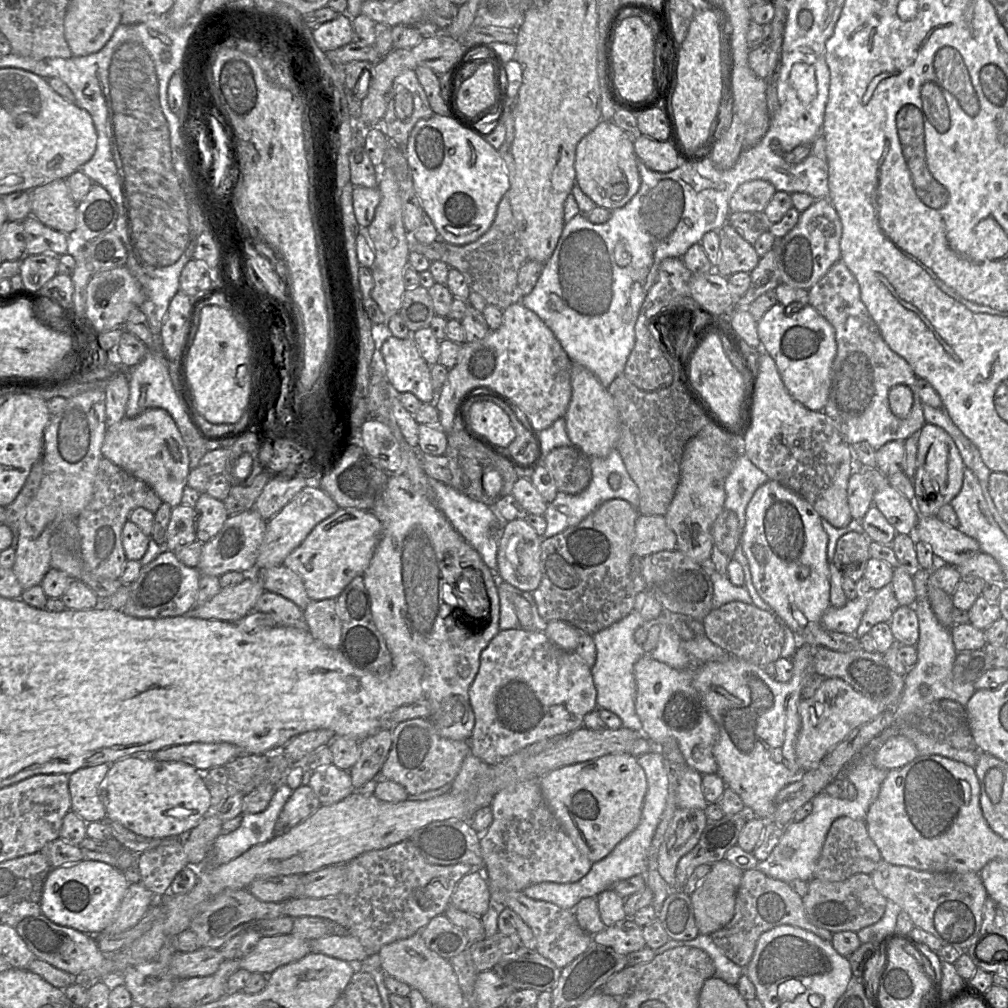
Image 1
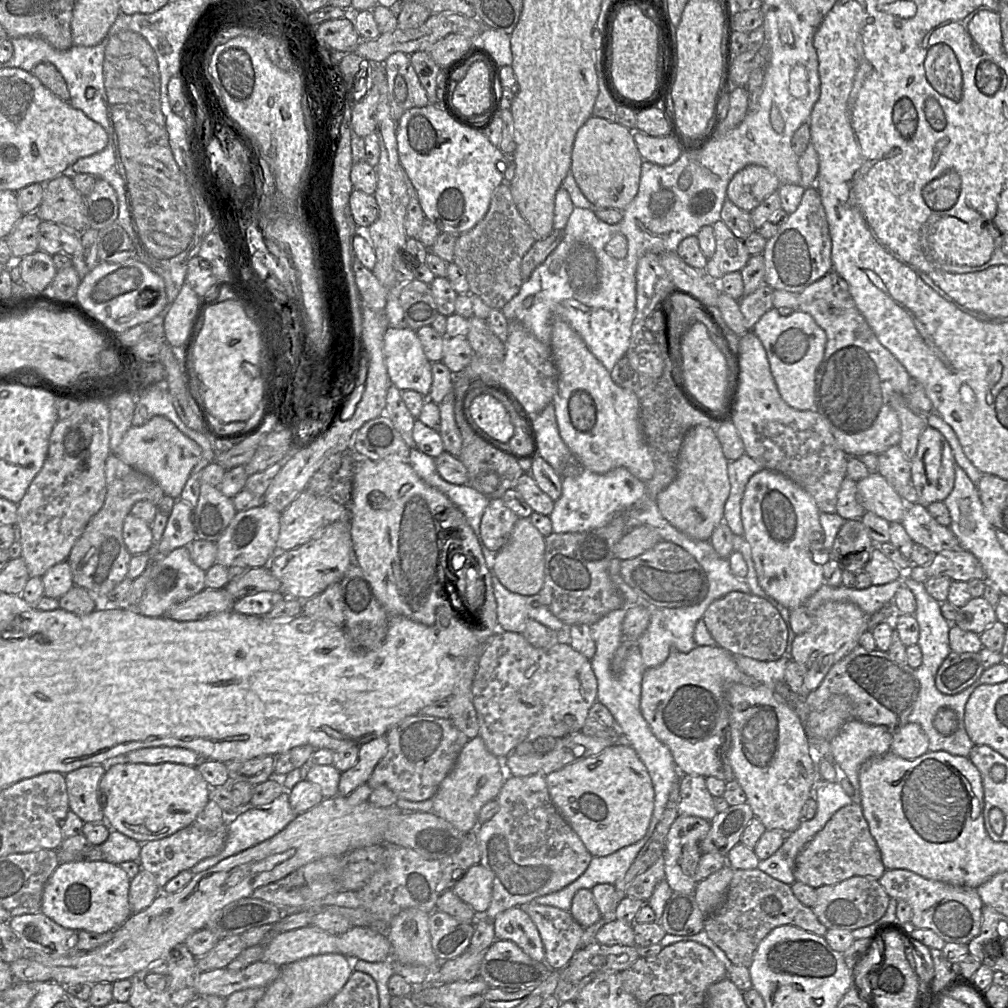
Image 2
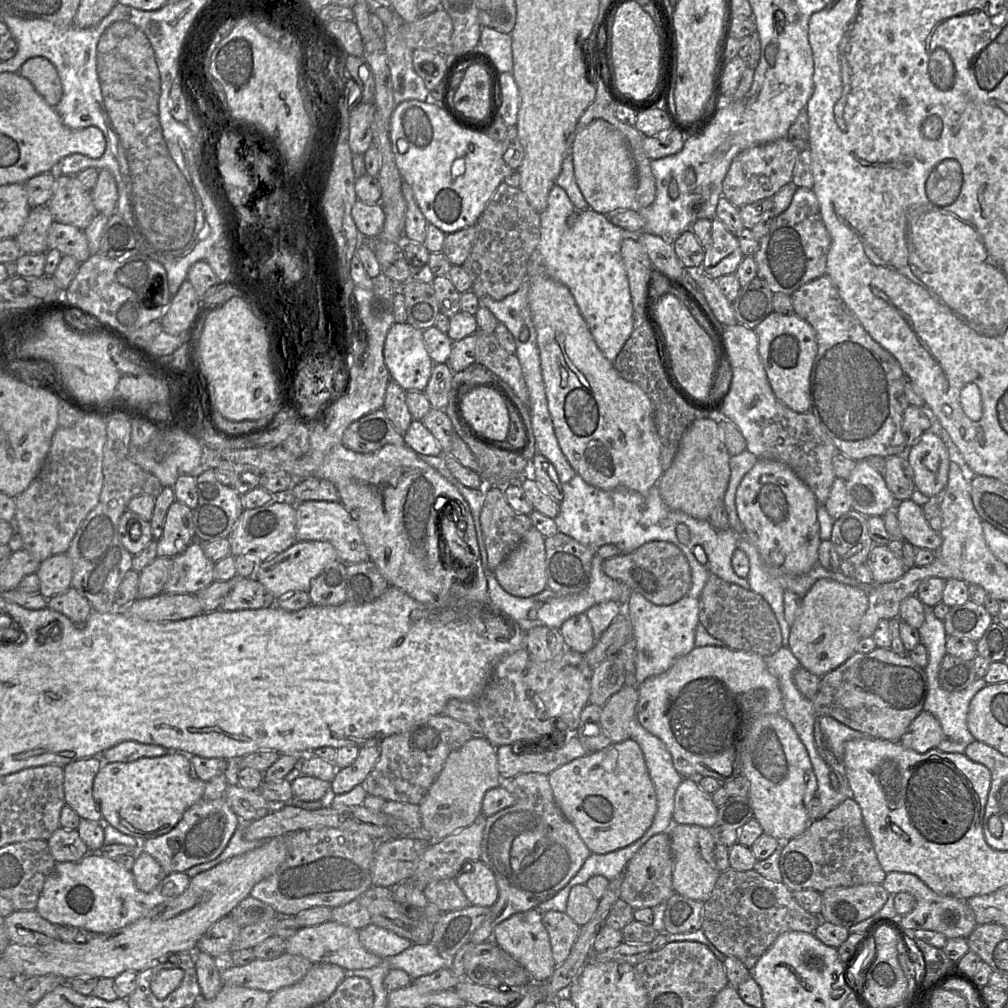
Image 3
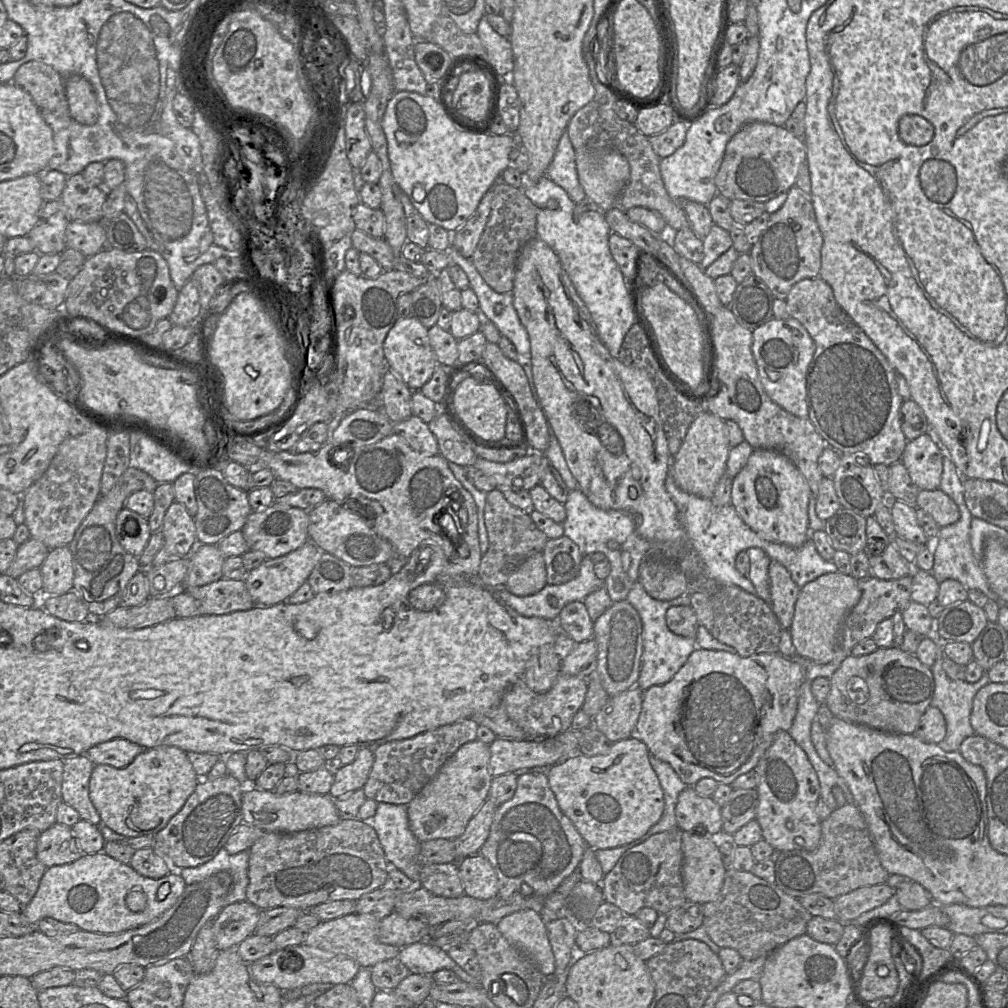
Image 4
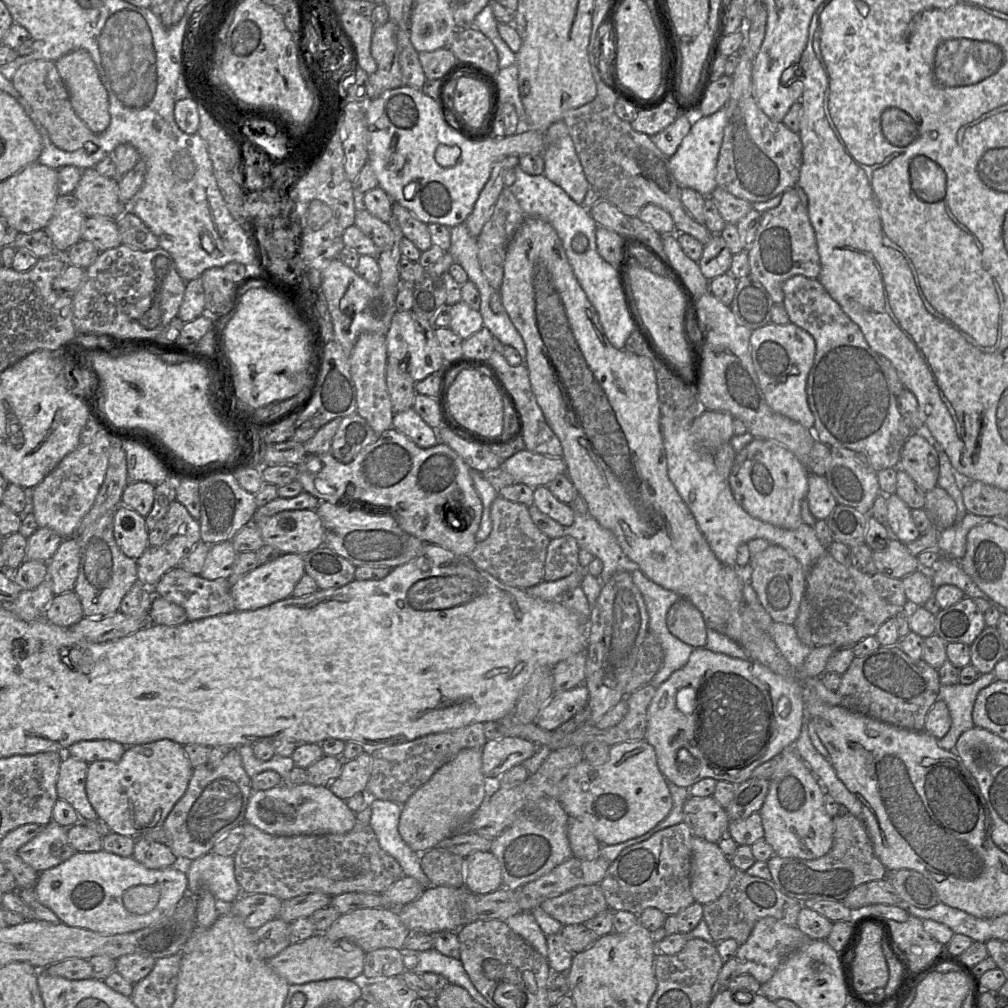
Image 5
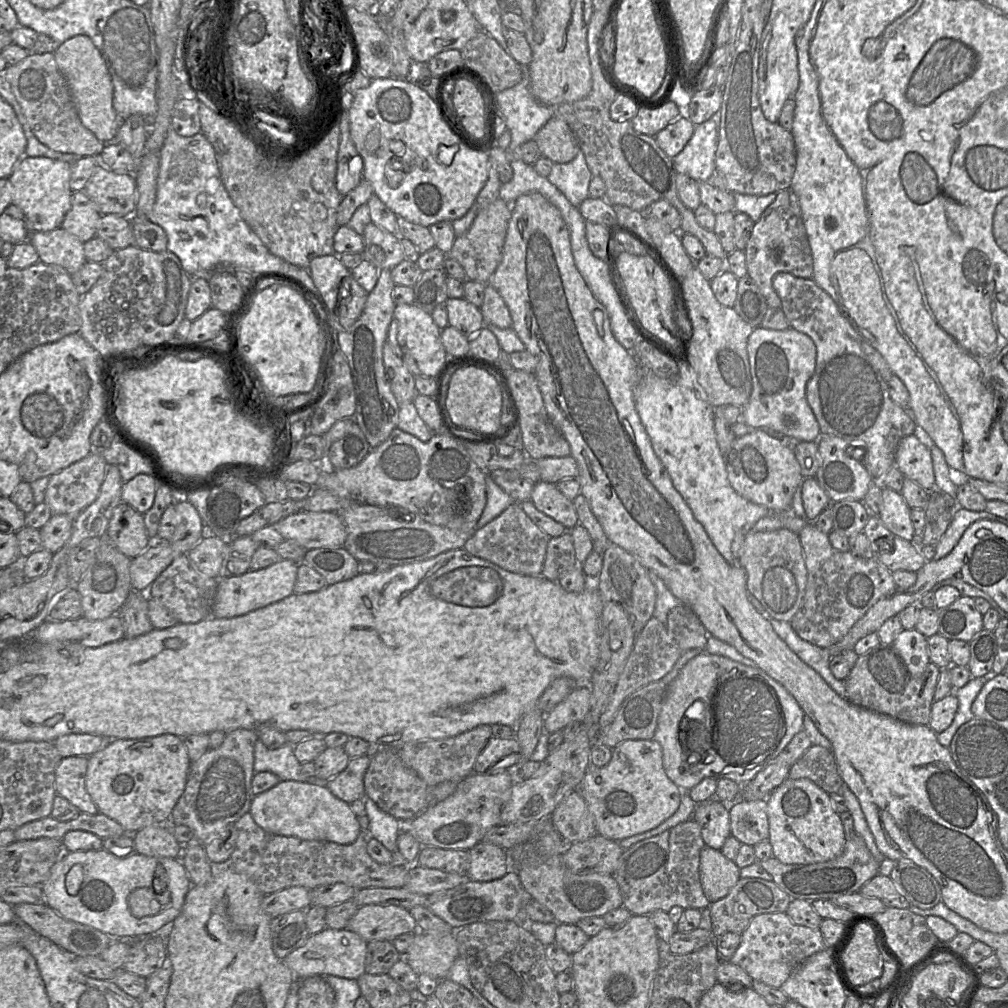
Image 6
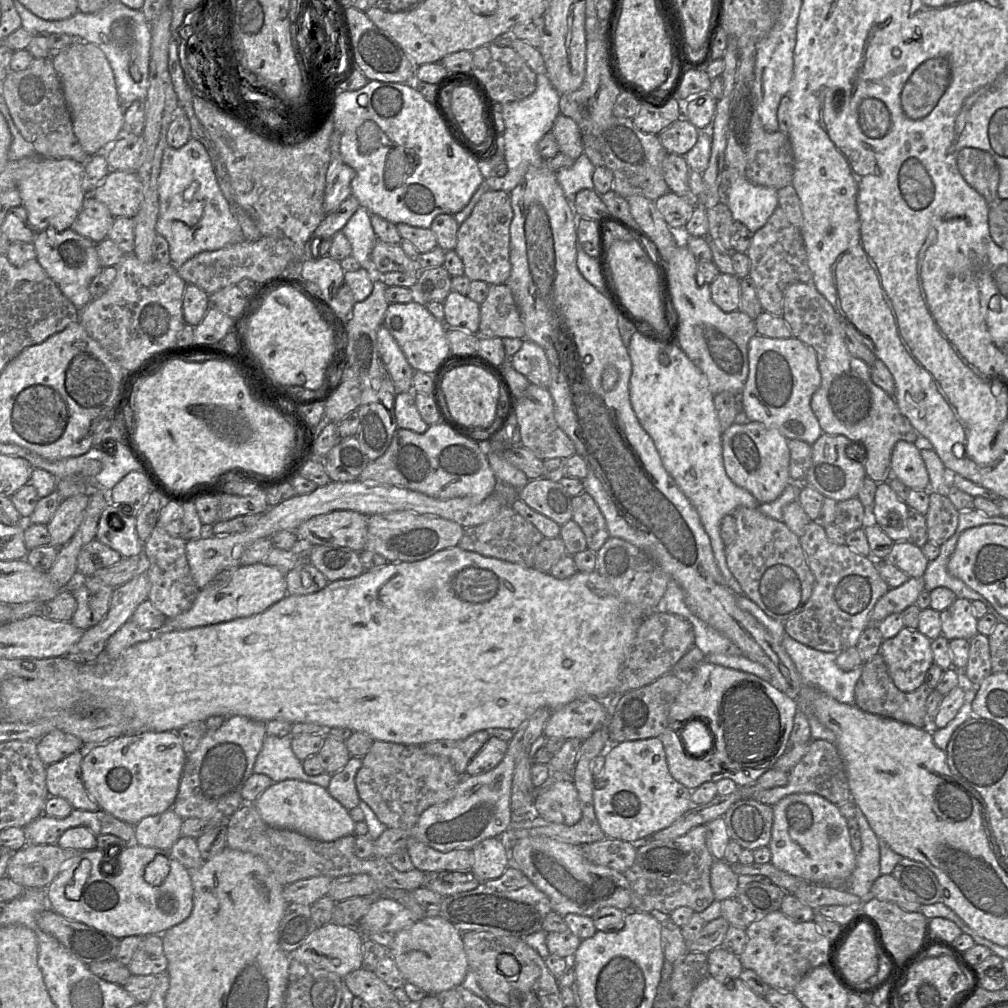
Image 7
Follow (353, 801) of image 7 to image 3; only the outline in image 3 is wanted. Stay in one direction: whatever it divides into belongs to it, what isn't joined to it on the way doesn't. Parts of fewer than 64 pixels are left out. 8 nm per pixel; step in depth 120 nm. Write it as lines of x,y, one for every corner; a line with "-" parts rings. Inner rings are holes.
379,742
359,746
359,754
349,766
337,769
330,783
330,795
347,793
365,782
380,756

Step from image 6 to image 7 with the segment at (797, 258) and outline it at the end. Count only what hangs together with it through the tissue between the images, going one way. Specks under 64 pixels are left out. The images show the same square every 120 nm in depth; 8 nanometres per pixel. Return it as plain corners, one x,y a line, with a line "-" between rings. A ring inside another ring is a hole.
778,205
766,224
753,234
746,254
750,259
749,276
754,282
763,310
775,316
783,316
786,287
793,283
812,282
812,272
800,229
789,221

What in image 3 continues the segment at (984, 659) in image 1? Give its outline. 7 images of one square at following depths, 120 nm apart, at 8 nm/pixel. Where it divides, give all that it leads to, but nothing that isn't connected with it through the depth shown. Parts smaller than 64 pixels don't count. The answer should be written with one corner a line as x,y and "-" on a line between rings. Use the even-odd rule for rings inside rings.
946,654
939,669
939,683
948,692
959,692
966,689
977,679
973,660

